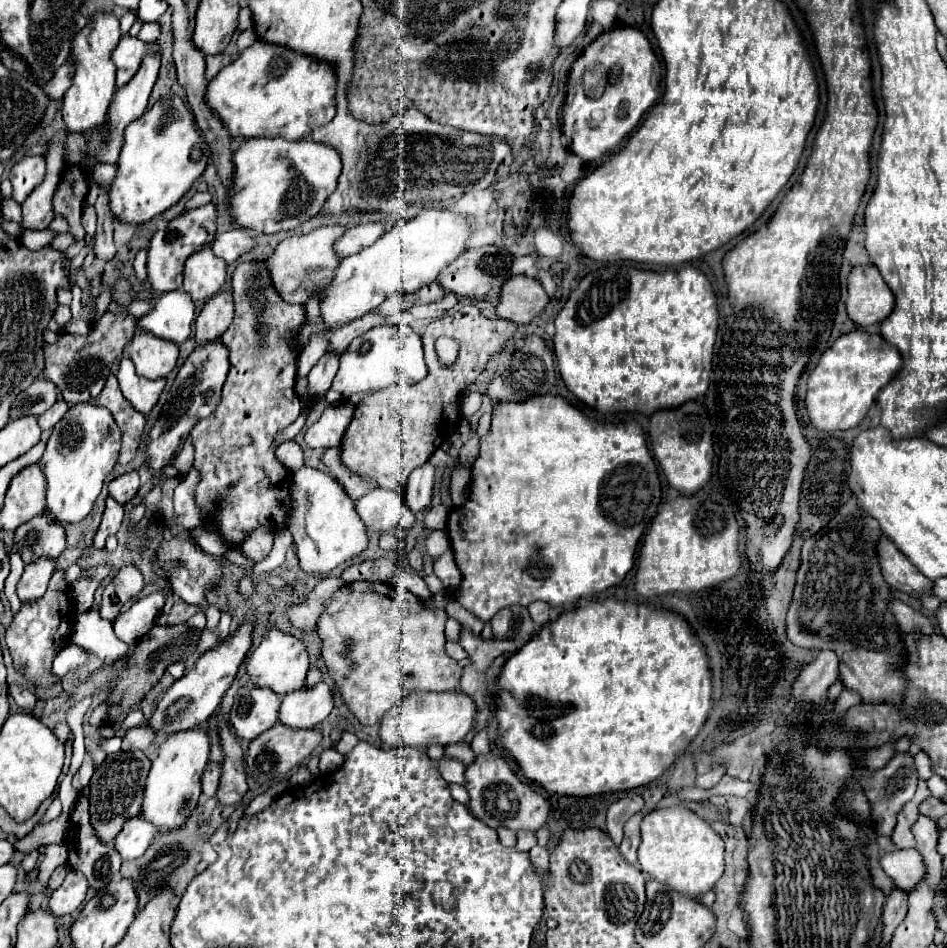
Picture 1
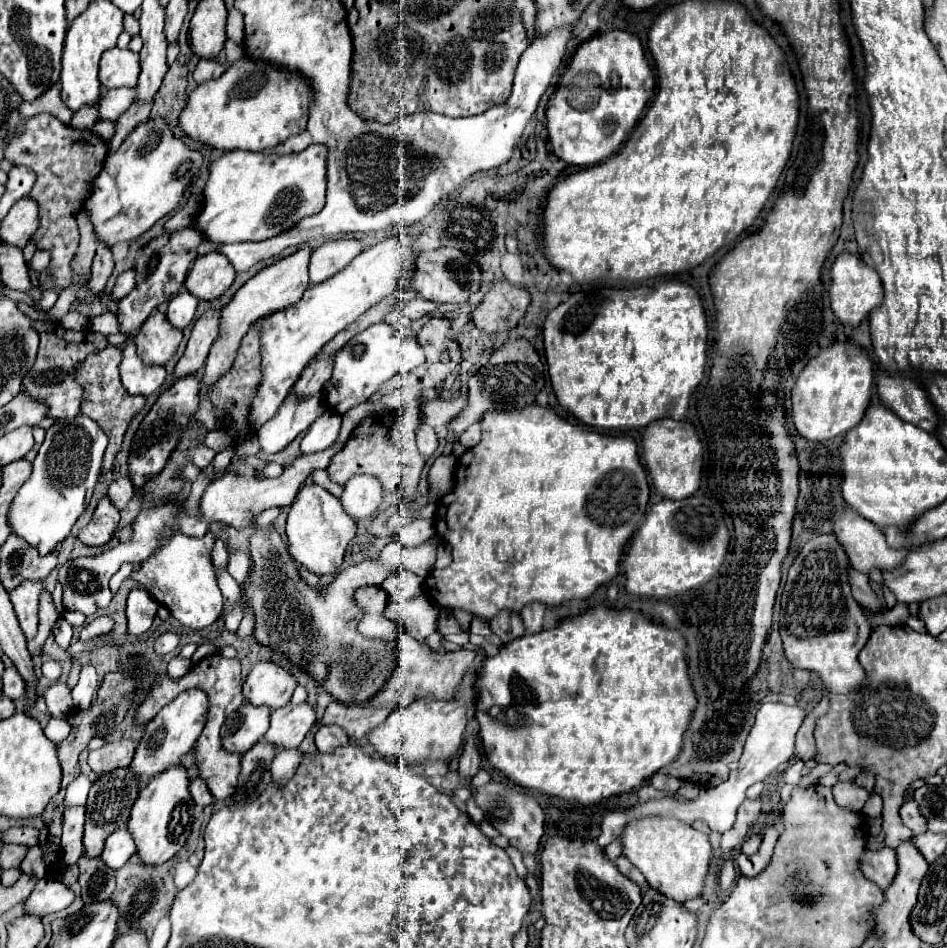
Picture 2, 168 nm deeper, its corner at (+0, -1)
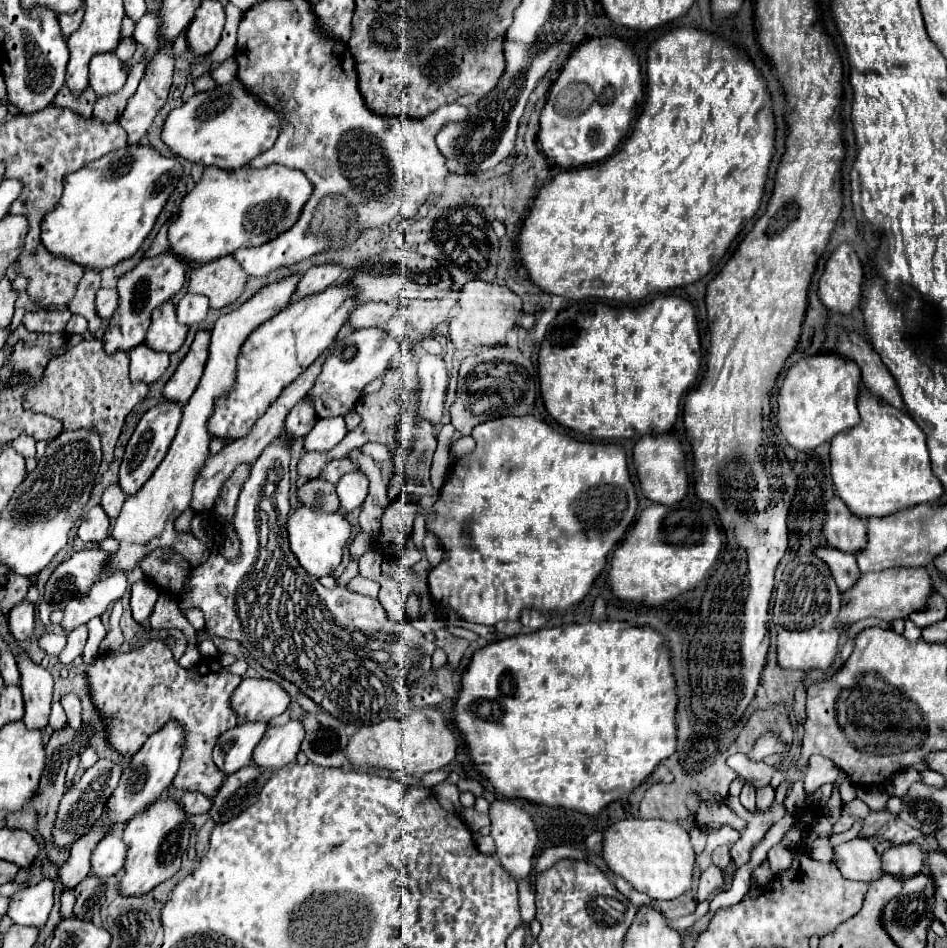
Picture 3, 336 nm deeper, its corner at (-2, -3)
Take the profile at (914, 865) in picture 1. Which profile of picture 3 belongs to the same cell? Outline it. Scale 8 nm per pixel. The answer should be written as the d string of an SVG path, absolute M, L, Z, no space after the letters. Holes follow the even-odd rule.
M851 839L835 847L833 863L851 881L875 881L883 877L881 857L877 855L871 839Z

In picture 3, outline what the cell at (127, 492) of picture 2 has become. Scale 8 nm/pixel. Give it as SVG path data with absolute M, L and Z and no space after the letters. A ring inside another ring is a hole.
M109 485L101 497L101 507L105 509L105 513L109 515L109 519L117 519L121 513L121 507L125 503L127 495L117 487L117 485Z

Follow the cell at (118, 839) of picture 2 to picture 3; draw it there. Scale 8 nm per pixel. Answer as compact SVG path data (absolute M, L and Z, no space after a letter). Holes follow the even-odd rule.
M107 833L97 847L93 849L91 855L91 873L95 877L111 877L117 875L123 869L123 861L125 861L125 845L119 837L119 833Z

